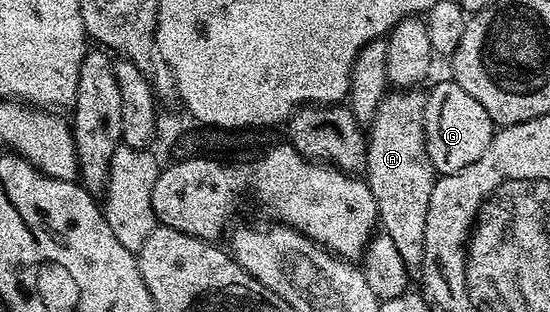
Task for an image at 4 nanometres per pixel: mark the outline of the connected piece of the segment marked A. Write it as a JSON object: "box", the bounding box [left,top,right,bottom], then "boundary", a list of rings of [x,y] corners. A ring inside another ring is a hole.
{"box":[364,88,436,274],"boundary":[[[421,88],[390,91],[382,98],[376,119],[368,127],[364,180],[372,191],[372,199],[376,199],[381,232],[386,233],[398,248],[407,273],[421,274],[424,263],[424,227],[428,223],[428,203],[432,203],[436,180],[434,164],[426,150],[426,93]]]}

